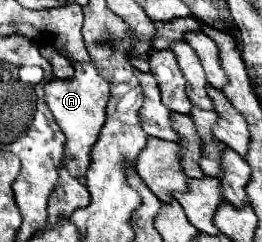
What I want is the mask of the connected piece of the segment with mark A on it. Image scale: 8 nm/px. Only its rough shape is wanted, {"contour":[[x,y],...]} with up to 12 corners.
{"contour":[[92,62],[44,86],[66,136],[64,166],[86,184],[110,84]]}

